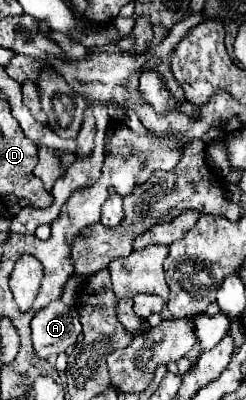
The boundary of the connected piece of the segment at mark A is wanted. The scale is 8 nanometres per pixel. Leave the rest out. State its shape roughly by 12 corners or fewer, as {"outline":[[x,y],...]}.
{"outline":[[54,301],[32,323],[38,357],[64,353],[82,333],[78,311]]}

